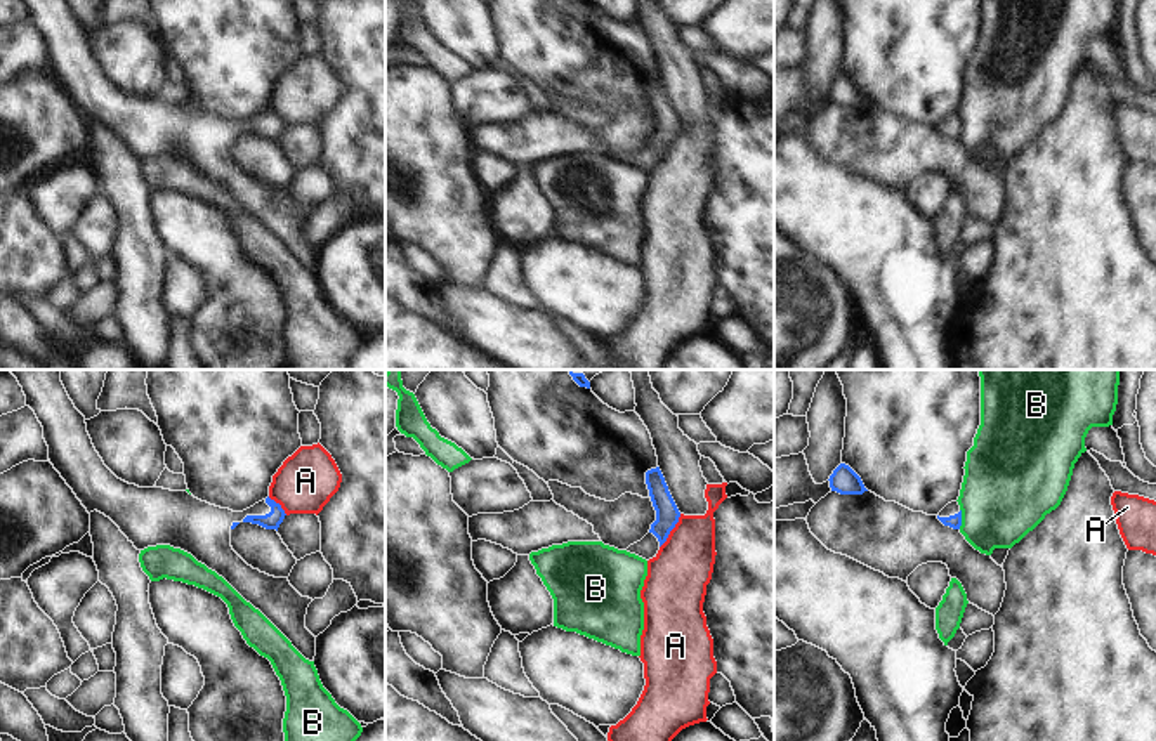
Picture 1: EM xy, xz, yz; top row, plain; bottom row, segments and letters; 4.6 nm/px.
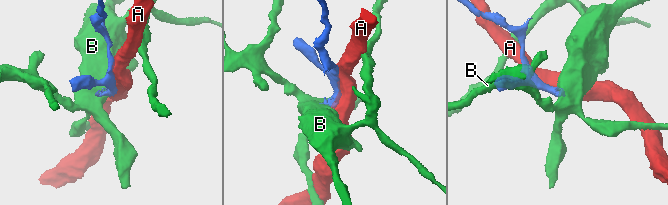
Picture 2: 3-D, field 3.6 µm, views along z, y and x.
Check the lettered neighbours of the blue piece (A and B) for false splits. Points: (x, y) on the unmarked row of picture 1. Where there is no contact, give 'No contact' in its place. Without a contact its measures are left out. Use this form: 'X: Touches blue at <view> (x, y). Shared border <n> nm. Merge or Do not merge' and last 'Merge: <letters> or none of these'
A: Touches blue at xz (670, 141). Shared border 190 nm. Do not merge
B: Touches blue at yz (960, 131). Shared border 100 nm. Do not merge
Merge: none of these

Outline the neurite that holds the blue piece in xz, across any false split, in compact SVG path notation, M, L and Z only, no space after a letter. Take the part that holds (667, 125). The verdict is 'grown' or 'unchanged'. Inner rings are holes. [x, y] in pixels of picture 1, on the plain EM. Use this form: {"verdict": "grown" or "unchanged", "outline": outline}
{"verdict": "grown", "outline": "M660 78L646 83L646 95L656 121L656 132L651 135L649 144L640 153L630 156L627 163L649 172L656 168L660 158L667 153L670 142L679 134L680 123L668 102Z"}

